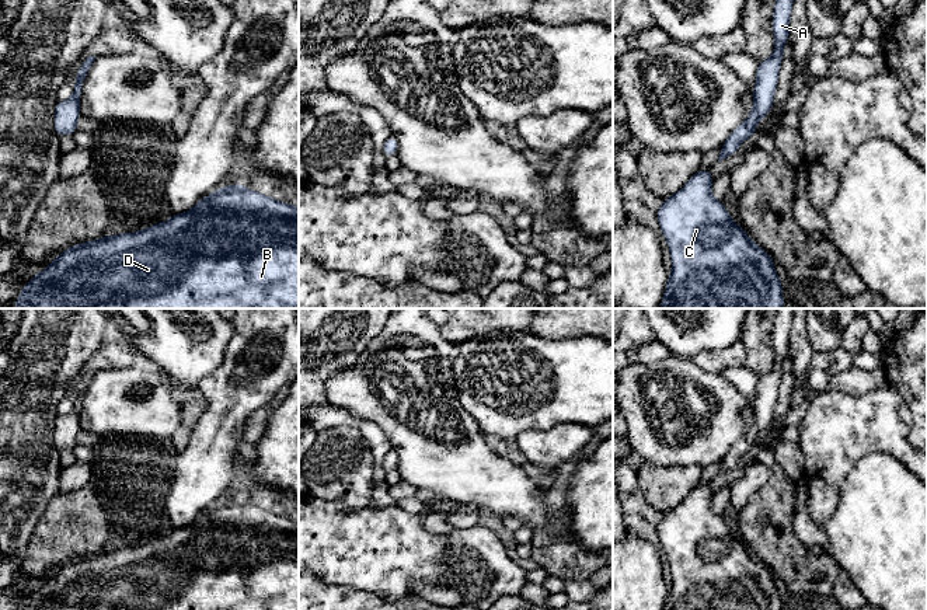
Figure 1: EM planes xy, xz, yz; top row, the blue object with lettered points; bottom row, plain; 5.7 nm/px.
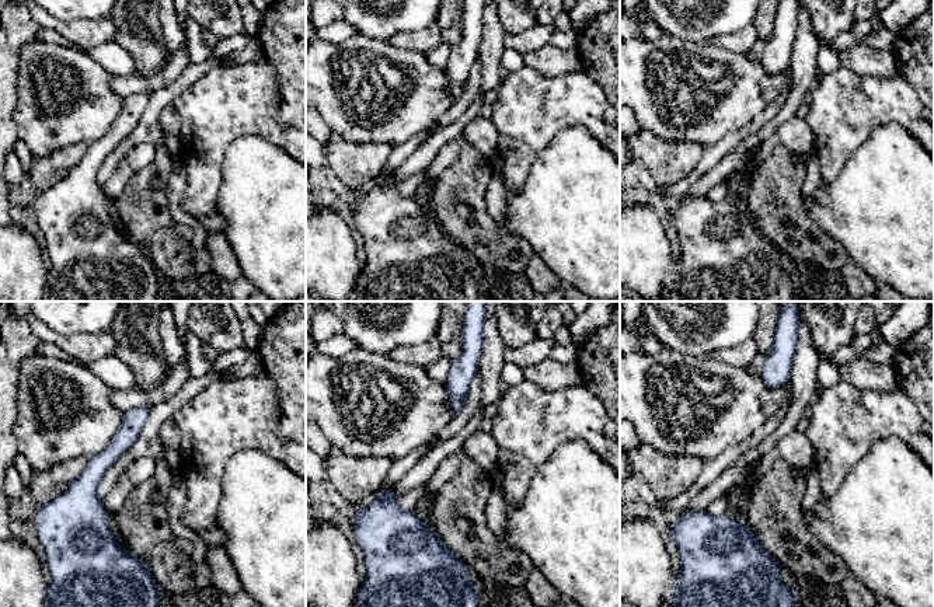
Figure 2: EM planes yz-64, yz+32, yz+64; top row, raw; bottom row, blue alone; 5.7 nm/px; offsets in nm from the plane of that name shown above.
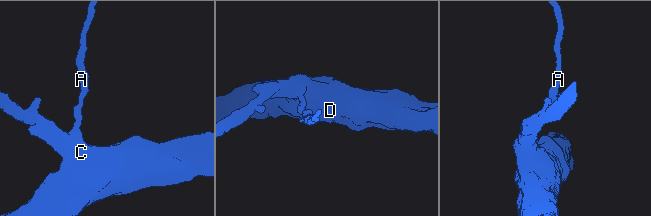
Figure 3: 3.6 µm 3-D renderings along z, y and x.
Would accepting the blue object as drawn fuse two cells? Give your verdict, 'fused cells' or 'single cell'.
single cell

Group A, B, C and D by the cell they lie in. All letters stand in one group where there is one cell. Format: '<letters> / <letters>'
A B C D

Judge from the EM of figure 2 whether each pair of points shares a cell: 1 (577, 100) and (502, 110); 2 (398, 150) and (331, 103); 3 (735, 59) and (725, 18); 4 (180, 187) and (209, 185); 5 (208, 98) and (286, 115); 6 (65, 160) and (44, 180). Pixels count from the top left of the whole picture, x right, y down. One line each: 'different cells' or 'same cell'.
1: same cell
2: different cells
3: different cells
4: different cells
5: different cells
6: same cell

